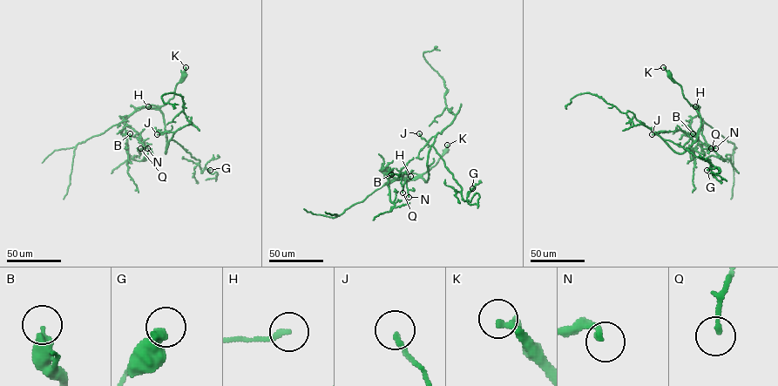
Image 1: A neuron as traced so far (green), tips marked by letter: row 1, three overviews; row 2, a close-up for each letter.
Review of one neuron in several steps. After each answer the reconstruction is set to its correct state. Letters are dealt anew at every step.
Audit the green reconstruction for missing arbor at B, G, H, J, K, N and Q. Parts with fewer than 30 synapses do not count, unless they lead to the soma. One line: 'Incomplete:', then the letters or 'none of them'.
Incomplete: none of them

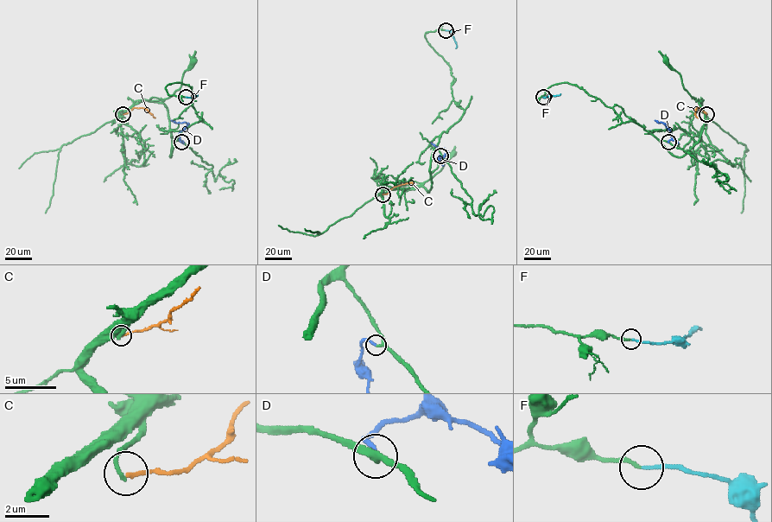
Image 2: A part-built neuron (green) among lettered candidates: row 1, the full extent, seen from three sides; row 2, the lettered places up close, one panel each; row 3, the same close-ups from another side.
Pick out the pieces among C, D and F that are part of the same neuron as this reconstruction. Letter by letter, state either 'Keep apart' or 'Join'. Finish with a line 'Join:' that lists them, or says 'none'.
C: Keep apart
D: Join
F: Join
Join: D, F

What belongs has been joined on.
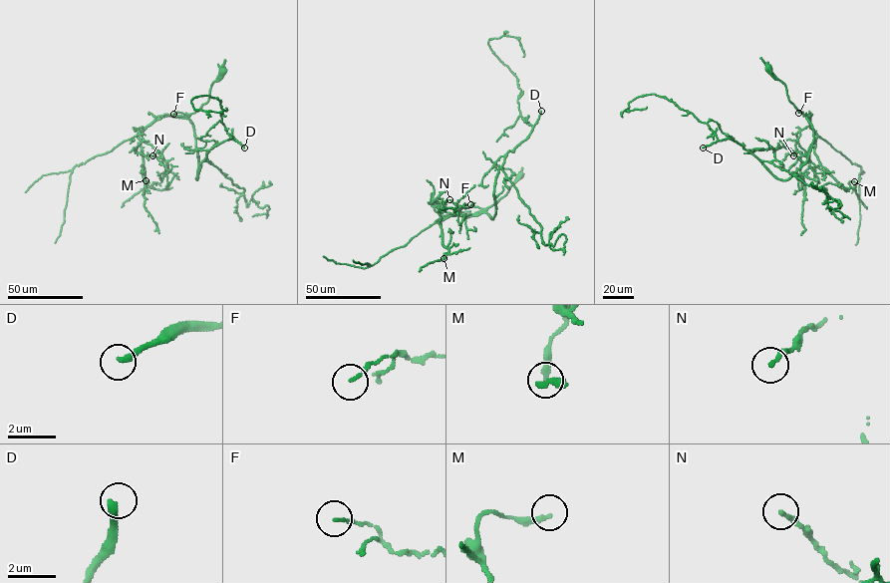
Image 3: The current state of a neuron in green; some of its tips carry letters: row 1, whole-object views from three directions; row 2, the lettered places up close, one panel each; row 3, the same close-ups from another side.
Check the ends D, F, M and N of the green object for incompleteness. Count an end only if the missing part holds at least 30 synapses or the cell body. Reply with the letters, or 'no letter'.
D

